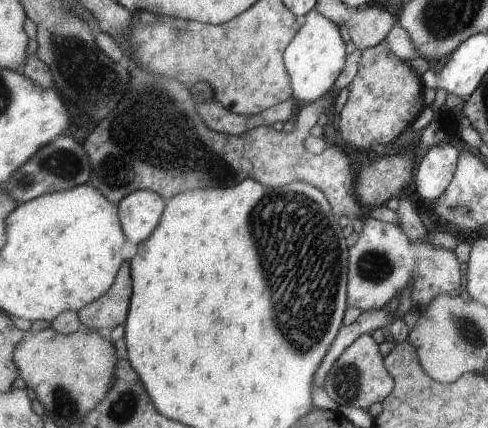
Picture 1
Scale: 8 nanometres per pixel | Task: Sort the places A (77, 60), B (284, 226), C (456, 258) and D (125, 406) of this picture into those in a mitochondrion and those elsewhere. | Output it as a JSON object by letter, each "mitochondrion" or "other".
{"A":"mitochondrion","B":"mitochondrion","C":"other","D":"mitochondrion"}

